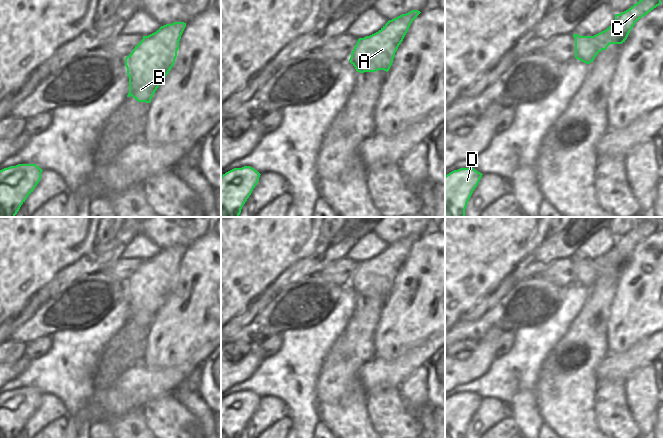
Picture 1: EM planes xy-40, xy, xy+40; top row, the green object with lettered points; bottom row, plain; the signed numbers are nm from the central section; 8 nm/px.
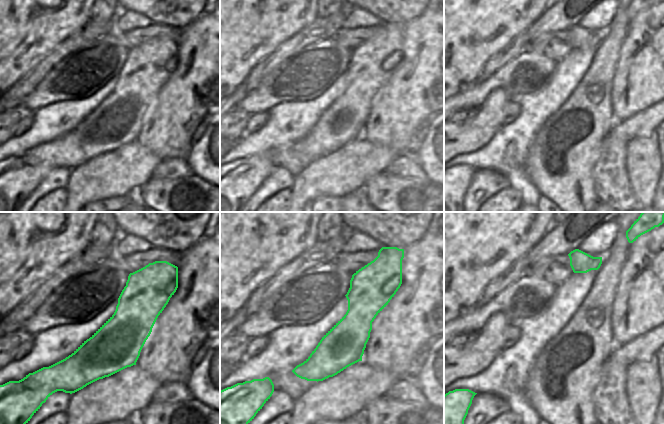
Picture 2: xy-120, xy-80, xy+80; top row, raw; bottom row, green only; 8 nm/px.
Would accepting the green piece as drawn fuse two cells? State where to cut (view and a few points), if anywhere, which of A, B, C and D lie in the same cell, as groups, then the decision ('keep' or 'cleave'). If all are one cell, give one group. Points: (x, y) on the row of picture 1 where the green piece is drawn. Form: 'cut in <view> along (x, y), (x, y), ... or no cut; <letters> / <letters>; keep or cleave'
no cut; A B C D; keep

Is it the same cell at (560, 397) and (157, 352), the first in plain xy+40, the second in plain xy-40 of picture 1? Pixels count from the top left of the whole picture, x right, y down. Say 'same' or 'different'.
different

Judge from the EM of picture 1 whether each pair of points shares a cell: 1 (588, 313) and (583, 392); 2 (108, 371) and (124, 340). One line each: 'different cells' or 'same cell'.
1: same cell
2: same cell

